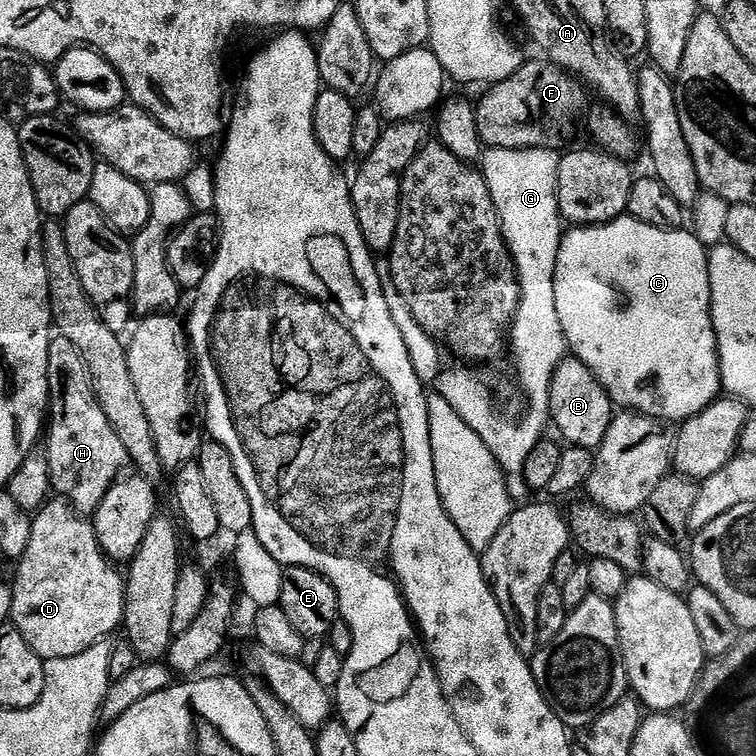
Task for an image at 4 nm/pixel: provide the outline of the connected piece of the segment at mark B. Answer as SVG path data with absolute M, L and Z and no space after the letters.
M566 358L554 370L552 379L552 393L548 403L551 423L556 423L556 428L568 439L567 443L574 448L599 449L600 443L606 438L606 430L610 430L610 422L614 415L614 405L608 392L600 383L598 378L588 367L575 358Z

